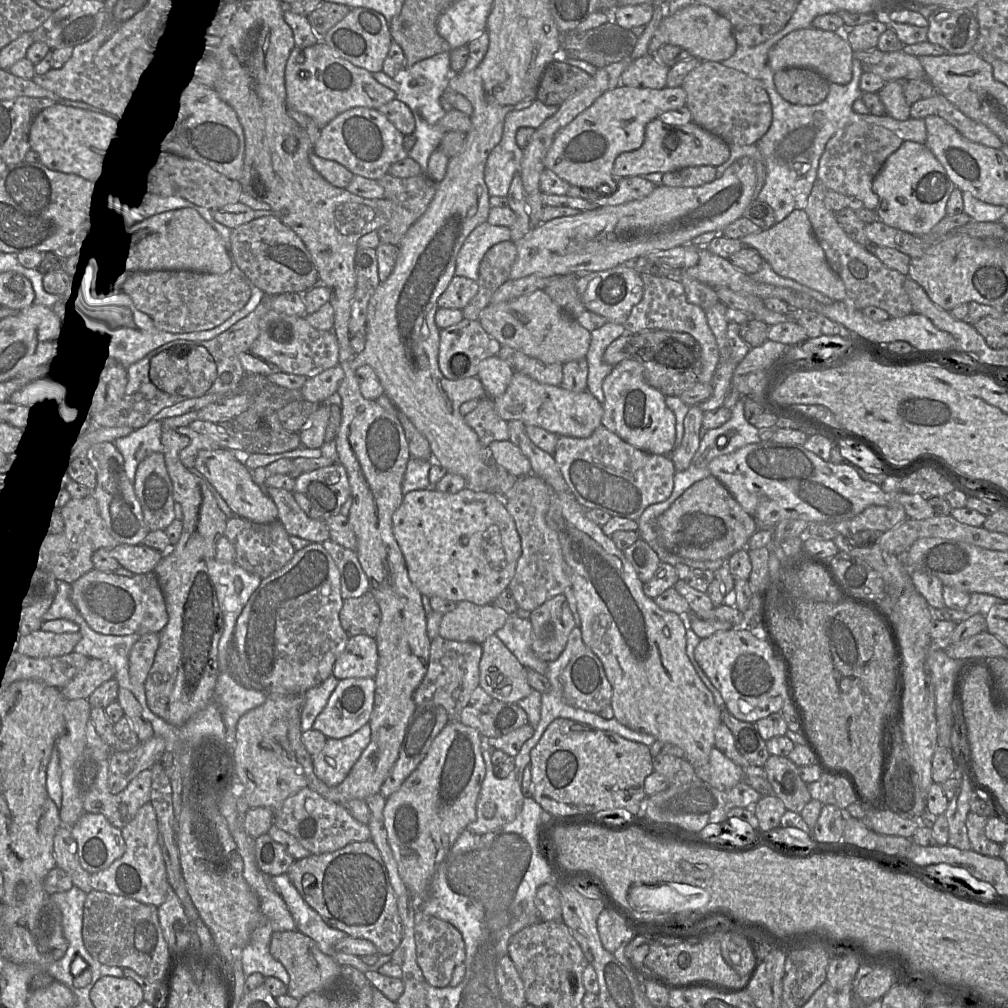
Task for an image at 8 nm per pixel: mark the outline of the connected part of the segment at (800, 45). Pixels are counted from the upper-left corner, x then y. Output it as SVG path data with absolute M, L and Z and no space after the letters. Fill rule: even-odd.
M809 28L790 32L777 42L768 52L768 65L774 71L800 67L816 71L829 83L845 85L852 79L854 51L845 35L833 31Z

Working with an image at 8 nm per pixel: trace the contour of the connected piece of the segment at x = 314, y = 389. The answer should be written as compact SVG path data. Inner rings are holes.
M340 365L329 368L322 373L308 378L301 388L302 398L315 404L327 403L344 378L344 371Z

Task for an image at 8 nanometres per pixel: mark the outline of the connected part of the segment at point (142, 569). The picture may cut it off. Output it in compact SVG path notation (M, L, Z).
M118 544L110 549L110 556L118 561L121 567L133 574L154 572L163 554L144 544L132 546Z

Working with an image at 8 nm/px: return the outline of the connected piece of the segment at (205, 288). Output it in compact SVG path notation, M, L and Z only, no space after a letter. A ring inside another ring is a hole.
M135 271L130 291L158 330L190 333L210 330L242 309L250 298L249 286L231 271L209 274L194 271Z

